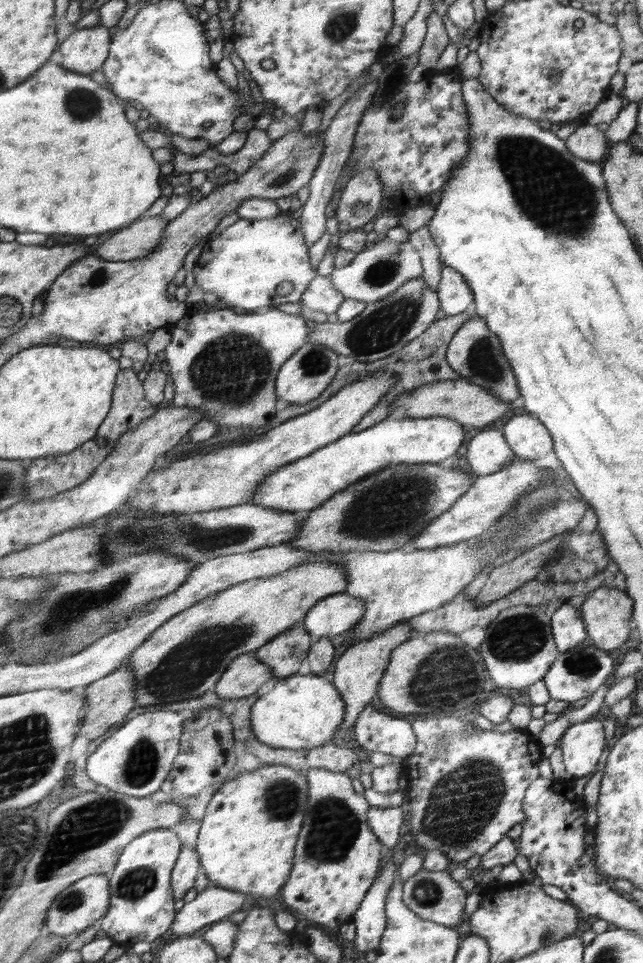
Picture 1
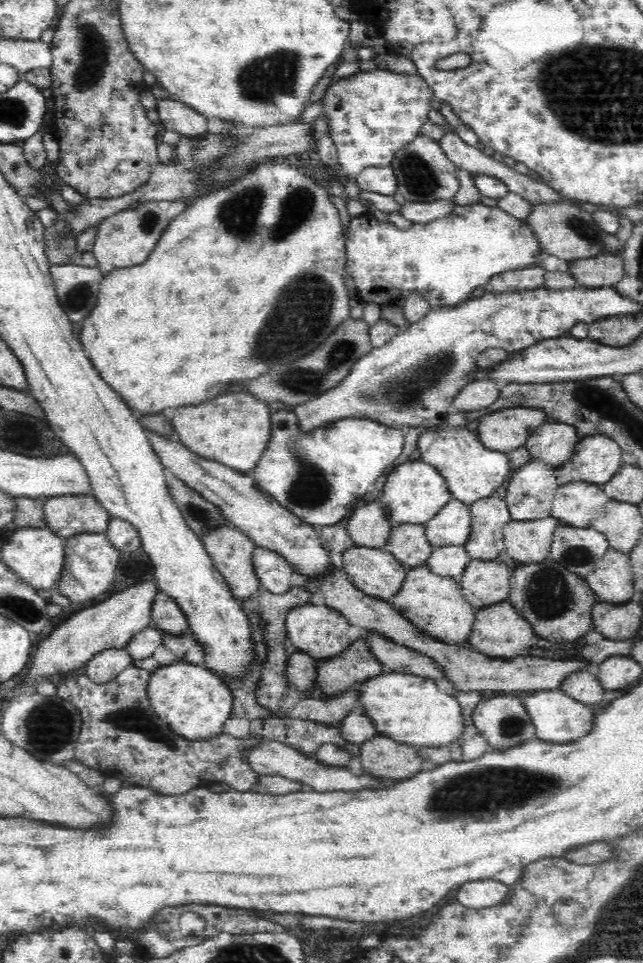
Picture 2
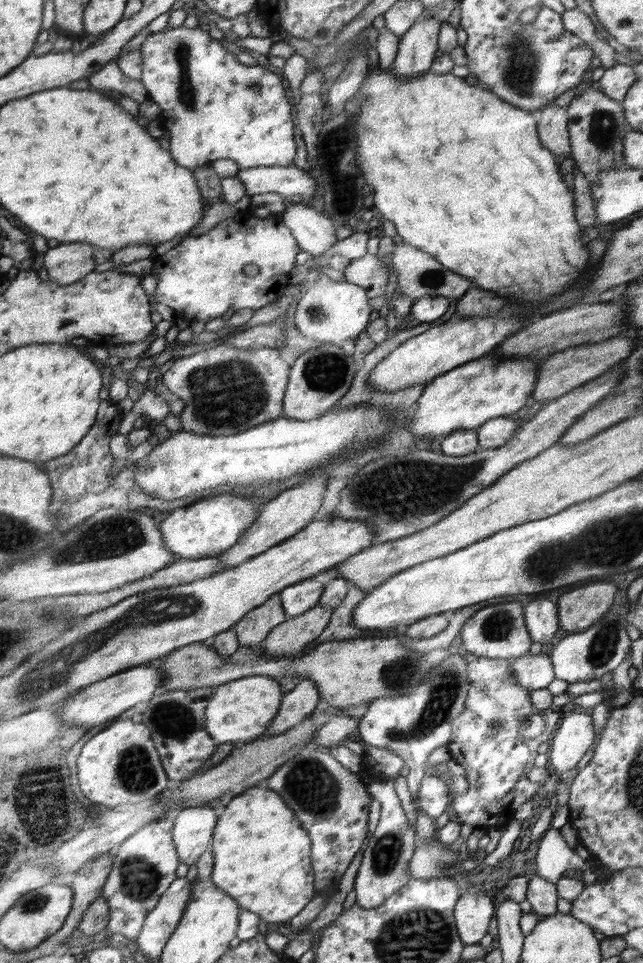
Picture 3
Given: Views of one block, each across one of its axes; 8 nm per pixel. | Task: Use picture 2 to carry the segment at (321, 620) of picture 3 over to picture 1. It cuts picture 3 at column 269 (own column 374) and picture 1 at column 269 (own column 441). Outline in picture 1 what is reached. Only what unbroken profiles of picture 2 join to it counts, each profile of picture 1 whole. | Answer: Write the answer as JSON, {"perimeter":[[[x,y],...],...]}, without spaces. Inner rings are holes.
{"perimeter":[[[248,653],[232,662],[215,690],[223,699],[246,698],[254,695],[270,678],[272,668],[253,653]]]}

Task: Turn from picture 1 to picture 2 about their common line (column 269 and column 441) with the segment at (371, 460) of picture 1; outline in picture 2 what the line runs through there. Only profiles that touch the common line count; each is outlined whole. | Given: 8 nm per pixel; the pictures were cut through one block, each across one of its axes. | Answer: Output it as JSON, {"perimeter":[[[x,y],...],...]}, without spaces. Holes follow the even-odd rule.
{"perimeter":[[[421,460],[398,463],[386,476],[385,486],[379,496],[379,507],[392,524],[425,524],[434,518],[438,511],[446,506],[453,497],[447,488],[447,482],[438,470]]]}

